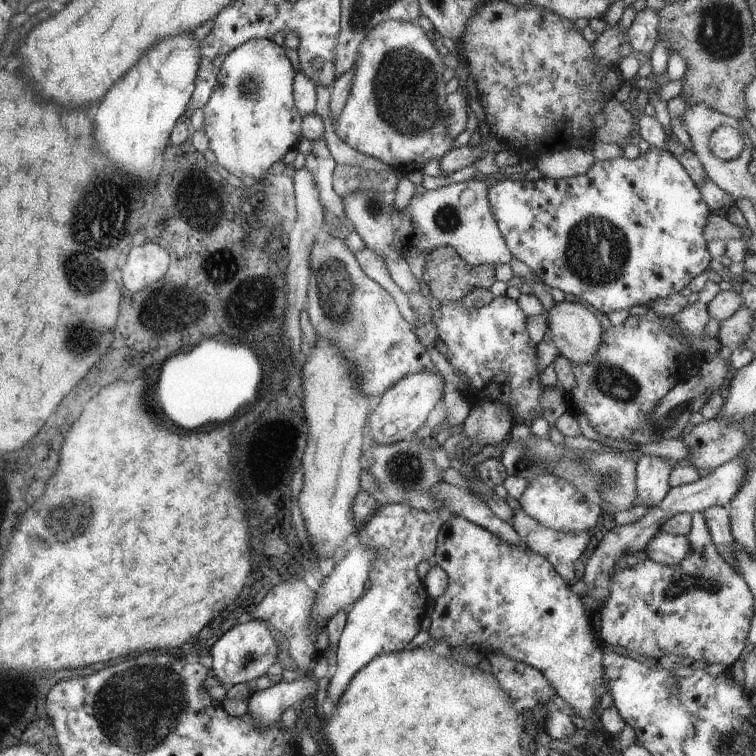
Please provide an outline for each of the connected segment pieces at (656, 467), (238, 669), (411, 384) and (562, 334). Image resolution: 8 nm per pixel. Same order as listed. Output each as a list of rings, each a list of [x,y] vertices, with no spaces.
[[[645,454],[635,464],[637,498],[634,505],[646,506],[650,510],[659,506],[671,490],[669,475],[673,468],[666,459]]]
[[[252,620],[246,624],[238,624],[225,632],[211,648],[212,666],[215,677],[227,687],[234,684],[247,684],[254,678],[268,672],[268,668],[278,658],[278,644],[262,620]]]
[[[415,369],[410,375],[396,382],[394,387],[382,394],[378,407],[370,417],[369,427],[374,443],[390,445],[415,434],[421,426],[429,423],[430,413],[441,405],[446,390],[447,384],[436,369]]]
[[[564,301],[557,303],[548,314],[552,342],[560,356],[574,365],[582,365],[599,352],[604,330],[600,318],[586,305]]]

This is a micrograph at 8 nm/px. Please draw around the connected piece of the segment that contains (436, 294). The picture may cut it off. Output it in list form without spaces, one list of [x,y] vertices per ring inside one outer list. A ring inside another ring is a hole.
[[[448,246],[437,247],[426,256],[422,280],[428,296],[438,300],[441,304],[457,302],[464,299],[476,289],[490,289],[495,282],[495,266],[490,264],[470,265]]]

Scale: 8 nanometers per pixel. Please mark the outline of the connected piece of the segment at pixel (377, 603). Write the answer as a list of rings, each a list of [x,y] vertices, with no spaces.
[[[385,502],[376,514],[362,523],[360,537],[357,540],[374,545],[379,550],[379,558],[375,561],[373,570],[369,574],[372,586],[348,612],[346,624],[339,639],[337,666],[333,668],[330,682],[328,682],[328,696],[335,706],[338,704],[340,696],[346,692],[346,688],[354,676],[371,663],[376,656],[390,654],[390,652],[402,652],[404,648],[410,646],[414,636],[421,631],[420,624],[423,618],[428,616],[426,604],[431,604],[431,602],[428,600],[430,596],[428,596],[427,588],[424,588],[423,580],[418,577],[417,566],[423,560],[434,561],[437,535],[443,525],[455,515],[444,508],[418,511],[404,504]]]

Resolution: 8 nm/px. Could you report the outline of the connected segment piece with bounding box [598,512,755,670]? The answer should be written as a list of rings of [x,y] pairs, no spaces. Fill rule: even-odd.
[[[696,512],[691,515],[691,518],[691,530],[687,538],[690,541],[692,553],[687,558],[684,558],[684,561],[681,561],[680,564],[670,567],[646,558],[646,560],[640,561],[632,560],[630,567],[624,568],[621,566],[611,573],[609,577],[609,594],[603,607],[598,612],[601,636],[608,644],[622,646],[628,653],[639,654],[657,660],[662,659],[665,655],[684,656],[700,662],[703,666],[716,663],[725,664],[726,668],[730,670],[732,662],[734,660],[738,661],[742,650],[746,648],[746,636],[748,636],[748,628],[750,628],[750,620],[752,620],[755,608],[755,598],[752,598],[754,594],[750,592],[751,588],[746,586],[743,577],[732,569],[717,552],[716,546],[712,543],[704,516],[700,512]]]

